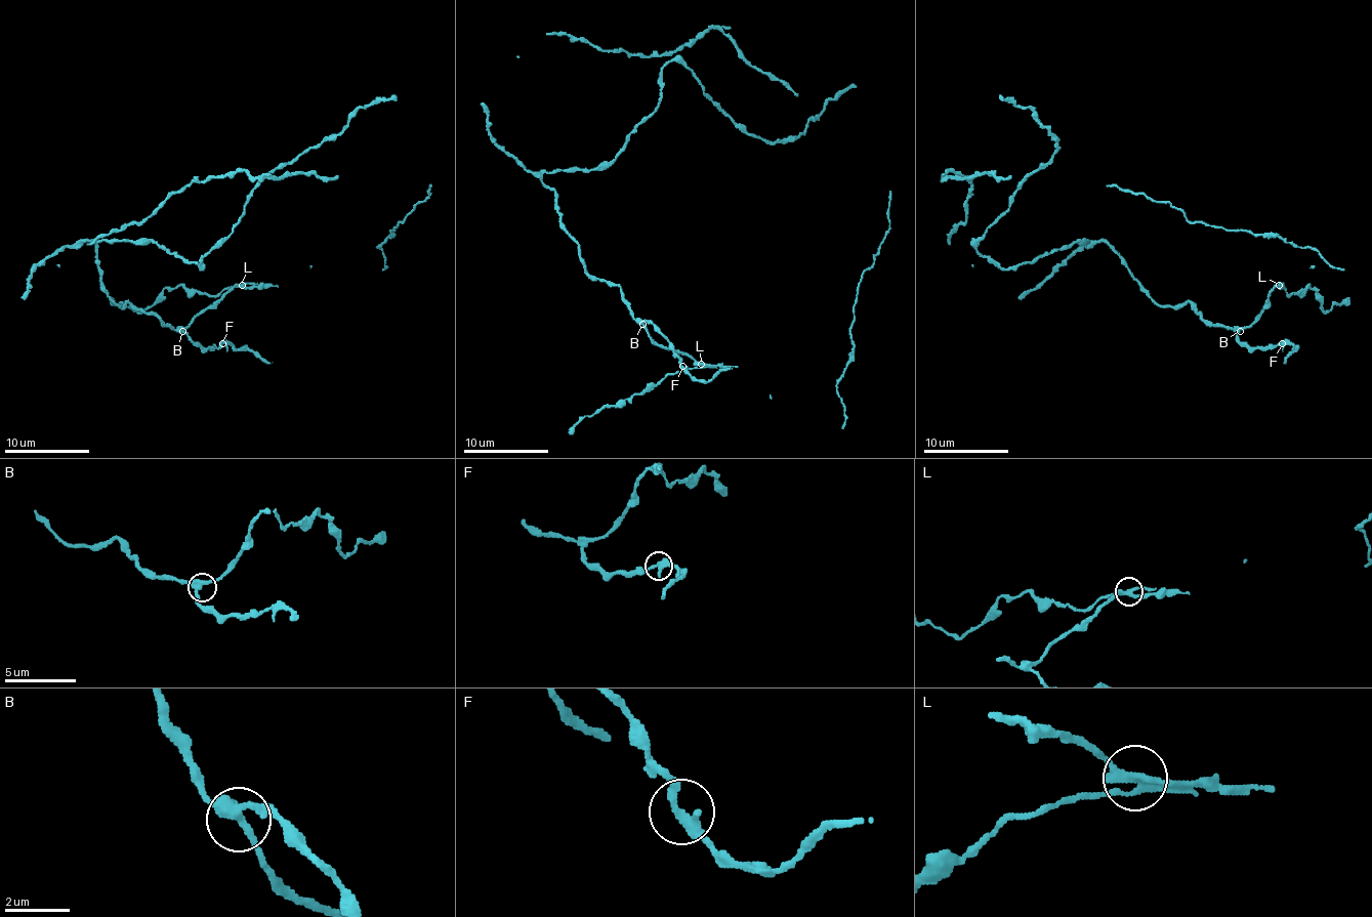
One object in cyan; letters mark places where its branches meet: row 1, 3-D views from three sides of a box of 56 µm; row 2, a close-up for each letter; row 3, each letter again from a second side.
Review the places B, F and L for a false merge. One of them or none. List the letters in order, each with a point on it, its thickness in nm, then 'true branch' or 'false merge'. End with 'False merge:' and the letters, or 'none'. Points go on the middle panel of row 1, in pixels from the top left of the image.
B: (642, 324) | 320 nm | true branch
F: (682, 366) | 240 nm | true branch
L: (701, 364) | 240 nm | false merge
False merge: L

